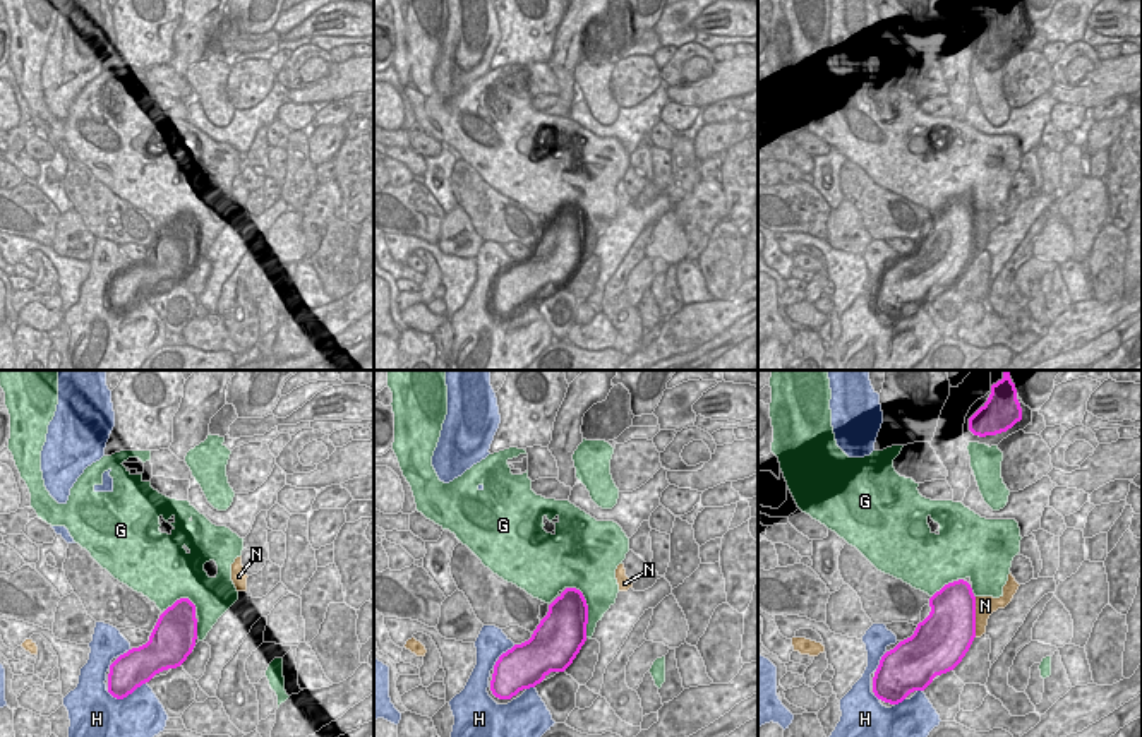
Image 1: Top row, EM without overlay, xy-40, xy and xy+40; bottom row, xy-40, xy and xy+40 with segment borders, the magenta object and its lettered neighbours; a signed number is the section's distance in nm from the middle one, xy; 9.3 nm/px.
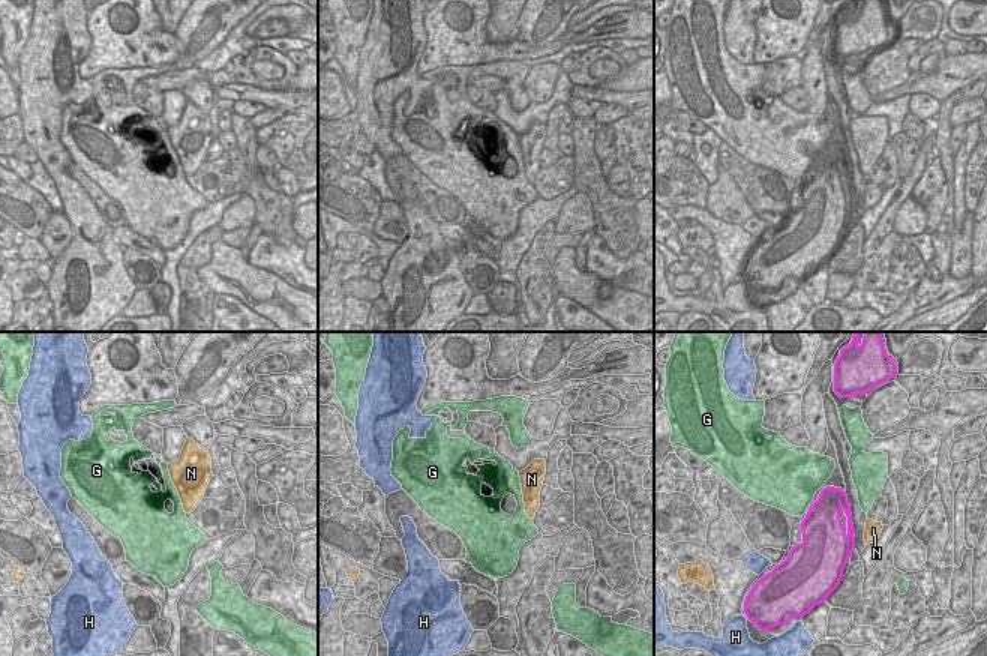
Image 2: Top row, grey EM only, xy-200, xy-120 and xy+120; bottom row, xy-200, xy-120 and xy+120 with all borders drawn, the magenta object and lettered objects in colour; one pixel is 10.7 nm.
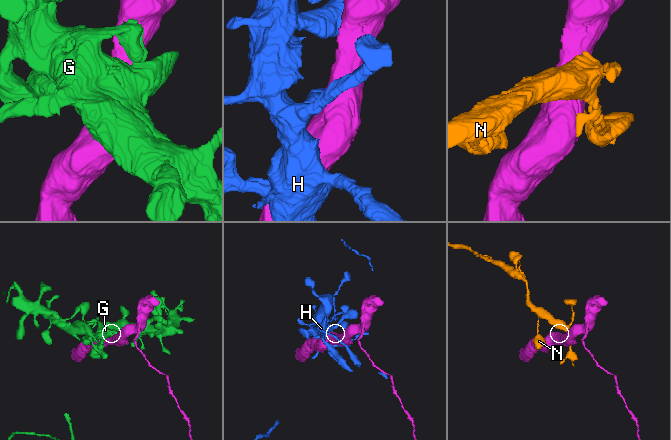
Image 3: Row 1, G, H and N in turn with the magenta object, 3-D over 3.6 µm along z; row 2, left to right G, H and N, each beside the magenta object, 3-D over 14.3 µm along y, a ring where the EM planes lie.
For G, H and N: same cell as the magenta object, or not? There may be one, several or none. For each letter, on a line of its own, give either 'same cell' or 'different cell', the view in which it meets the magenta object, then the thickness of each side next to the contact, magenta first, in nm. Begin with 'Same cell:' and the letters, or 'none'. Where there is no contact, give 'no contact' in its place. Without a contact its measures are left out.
Same cell: none
G: different cell; meets magenta in xy; 380 nm thick on the magenta side, 340 nm on the other
H: different cell; meets magenta in xy-40; 340 nm thick on the magenta side, 480 nm on the other
N: different cell; meets magenta in xy+40; 480 nm thick on the magenta side, 190 nm on the other

